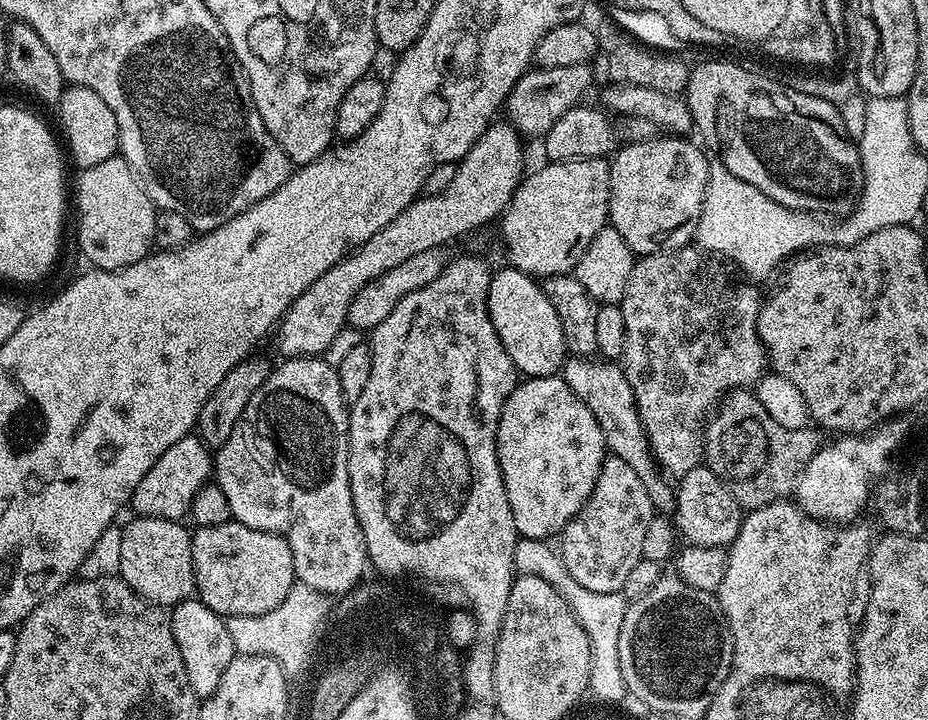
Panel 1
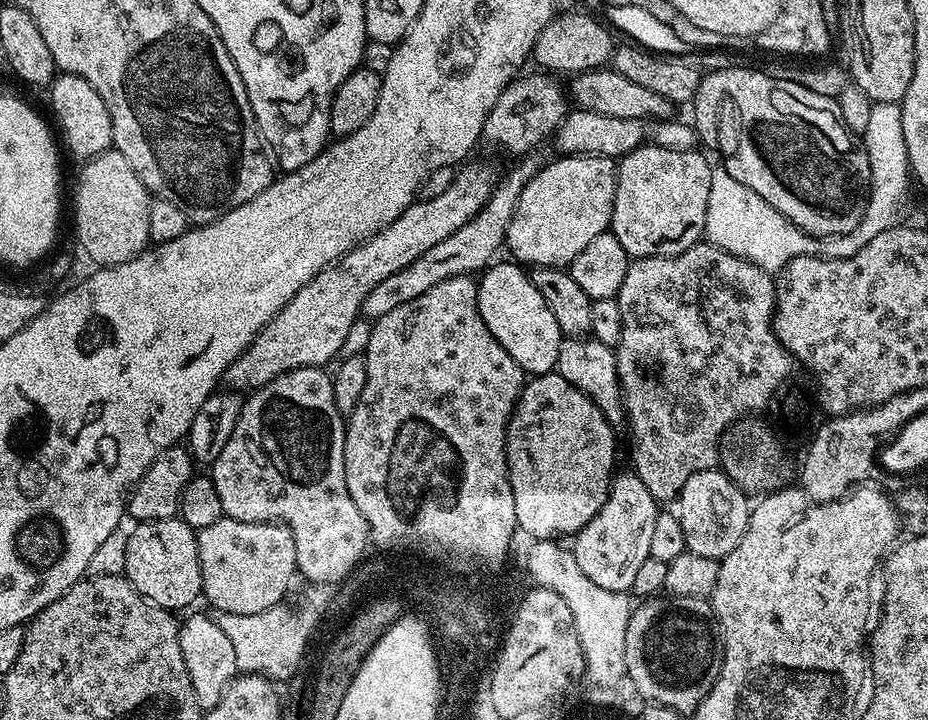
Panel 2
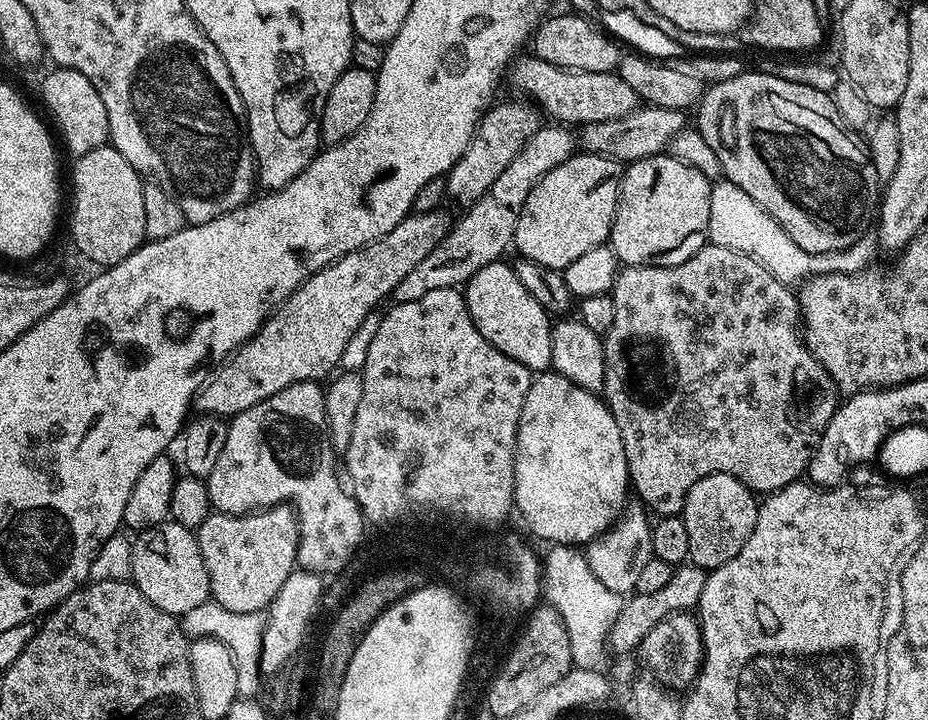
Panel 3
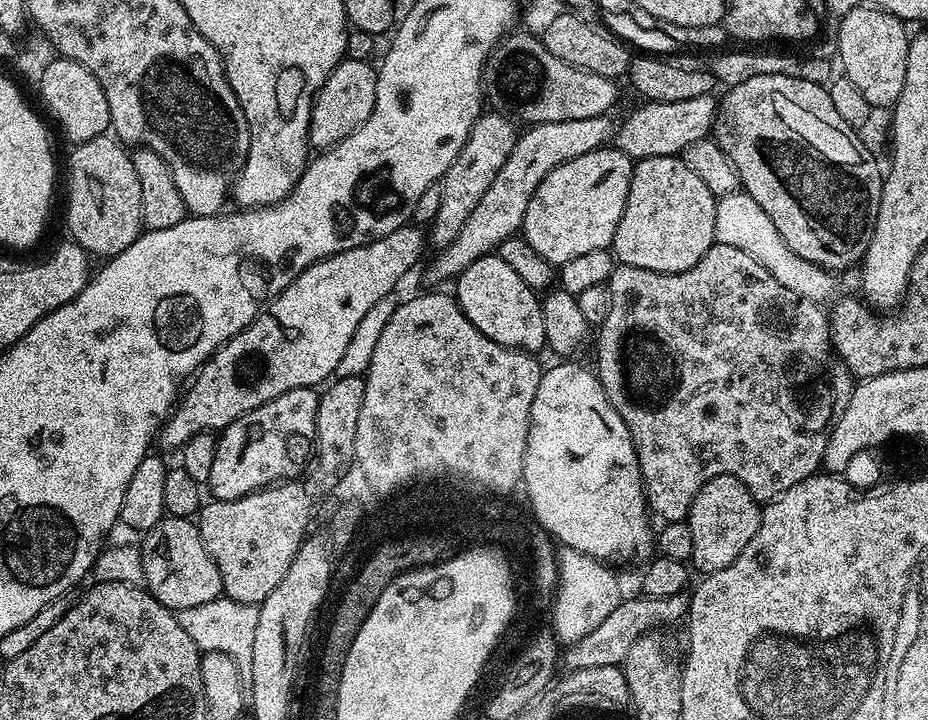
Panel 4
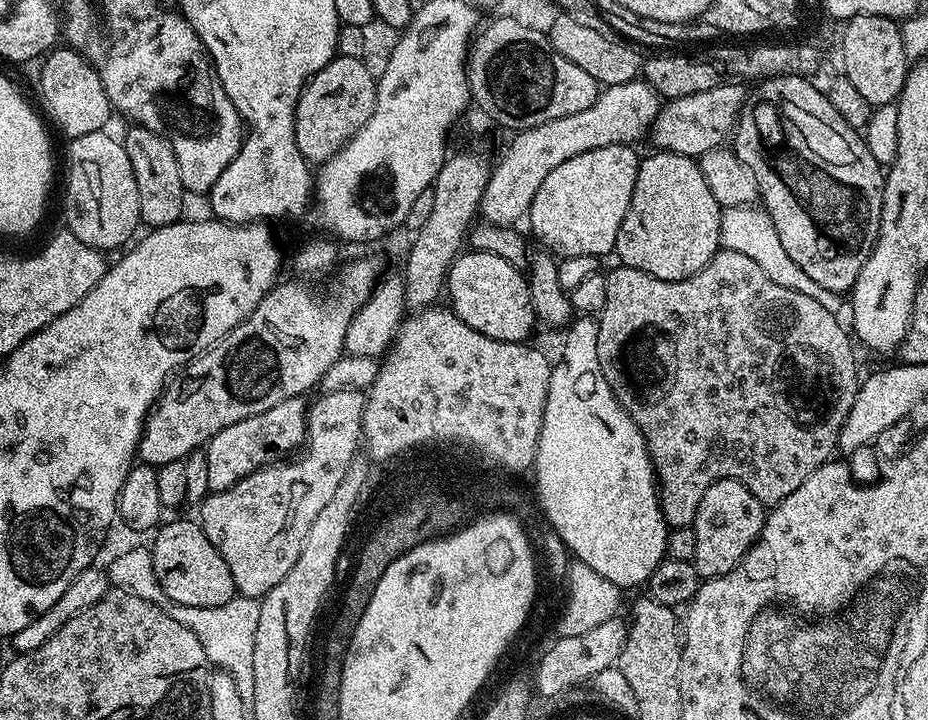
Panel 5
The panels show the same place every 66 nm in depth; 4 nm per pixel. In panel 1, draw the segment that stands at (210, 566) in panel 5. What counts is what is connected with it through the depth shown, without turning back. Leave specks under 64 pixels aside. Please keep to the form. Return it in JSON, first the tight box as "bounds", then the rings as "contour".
{"bounds":[120,516,196,606],"contour":[[[136,516],[129,524],[123,525],[122,562],[120,563],[120,579],[127,582],[133,590],[151,604],[175,606],[184,600],[193,599],[196,590],[194,578],[194,558],[192,557],[192,532],[184,529],[183,523],[149,516]]]}

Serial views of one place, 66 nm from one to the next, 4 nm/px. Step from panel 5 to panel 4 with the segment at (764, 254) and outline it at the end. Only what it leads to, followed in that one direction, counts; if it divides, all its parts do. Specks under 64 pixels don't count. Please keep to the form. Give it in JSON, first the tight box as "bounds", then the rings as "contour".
{"bounds":[714,190,841,306],"contour":[[[737,190],[717,199],[714,230],[717,244],[734,246],[750,254],[750,258],[766,266],[766,270],[770,270],[770,274],[774,274],[774,278],[786,286],[786,290],[794,290],[794,294],[821,306],[835,301],[841,295],[840,284],[836,281],[839,279],[834,278],[827,268],[819,268],[814,266],[814,262],[806,262],[806,258],[798,258],[798,254],[794,254],[794,250],[782,242],[782,234],[778,234],[774,222],[770,222],[770,214],[766,214],[766,210],[762,210],[762,206],[758,206],[748,192]]]}

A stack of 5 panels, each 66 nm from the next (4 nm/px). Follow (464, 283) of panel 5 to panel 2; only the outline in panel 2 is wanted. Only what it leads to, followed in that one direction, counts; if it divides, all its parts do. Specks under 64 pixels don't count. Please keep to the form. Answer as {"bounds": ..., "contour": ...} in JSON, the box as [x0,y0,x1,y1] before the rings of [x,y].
{"bounds":[476,263,562,376],"contour":[[[493,263],[479,277],[476,286],[482,322],[486,322],[486,330],[490,330],[502,350],[506,350],[506,354],[518,362],[525,374],[542,376],[545,372],[553,371],[558,362],[558,350],[562,343],[558,321],[554,319],[550,306],[546,306],[546,298],[534,290],[531,275],[519,263],[500,263]]]}

